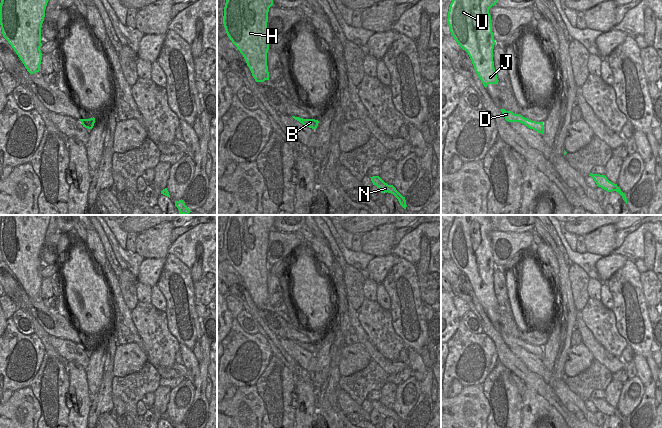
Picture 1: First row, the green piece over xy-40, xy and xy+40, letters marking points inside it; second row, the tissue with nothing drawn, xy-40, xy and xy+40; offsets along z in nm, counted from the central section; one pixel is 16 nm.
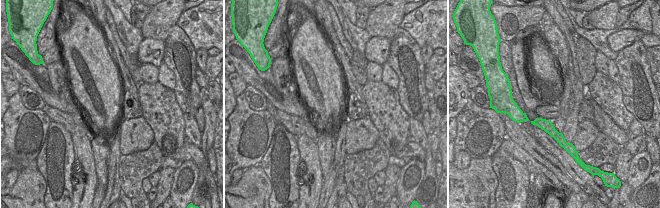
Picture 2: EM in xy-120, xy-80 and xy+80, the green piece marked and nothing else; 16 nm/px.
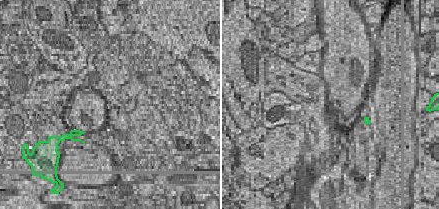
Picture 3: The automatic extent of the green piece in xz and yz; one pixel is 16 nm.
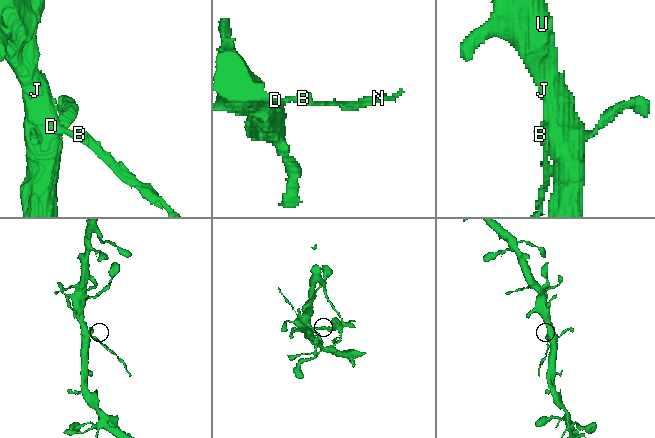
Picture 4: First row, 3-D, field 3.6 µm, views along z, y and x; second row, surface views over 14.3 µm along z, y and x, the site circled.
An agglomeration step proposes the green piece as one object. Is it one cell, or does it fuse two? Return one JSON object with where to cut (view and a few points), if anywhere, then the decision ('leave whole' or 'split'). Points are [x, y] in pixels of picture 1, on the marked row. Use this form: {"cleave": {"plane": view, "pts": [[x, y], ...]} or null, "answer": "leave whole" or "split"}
{"cleave": {"plane": "xy+40", "pts": [[526, 118], [520, 122]]}, "answer": "split"}

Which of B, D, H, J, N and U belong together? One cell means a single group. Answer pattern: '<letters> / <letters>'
B N / D H J U

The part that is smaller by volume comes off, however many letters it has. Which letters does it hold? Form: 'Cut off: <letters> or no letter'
Cut off: B, N

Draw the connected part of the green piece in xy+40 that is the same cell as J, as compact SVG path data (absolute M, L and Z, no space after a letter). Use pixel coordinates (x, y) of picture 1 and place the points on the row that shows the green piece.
M452 0L447 18L451 35L468 53L485 88L499 81L494 68L493 49L496 42L489 13L497 1Z

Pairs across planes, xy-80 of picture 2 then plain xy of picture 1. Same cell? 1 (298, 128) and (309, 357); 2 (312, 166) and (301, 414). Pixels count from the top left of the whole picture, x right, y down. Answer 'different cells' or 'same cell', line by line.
1: same cell
2: same cell

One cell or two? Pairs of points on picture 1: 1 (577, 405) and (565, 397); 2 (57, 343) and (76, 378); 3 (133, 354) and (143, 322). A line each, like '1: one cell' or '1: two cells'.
1: one cell
2: two cells
3: two cells

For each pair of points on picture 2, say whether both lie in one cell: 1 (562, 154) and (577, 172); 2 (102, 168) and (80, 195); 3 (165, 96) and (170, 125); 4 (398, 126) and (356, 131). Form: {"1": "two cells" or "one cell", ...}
{"1": "one cell", "2": "two cells", "3": "one cell", "4": "two cells"}

